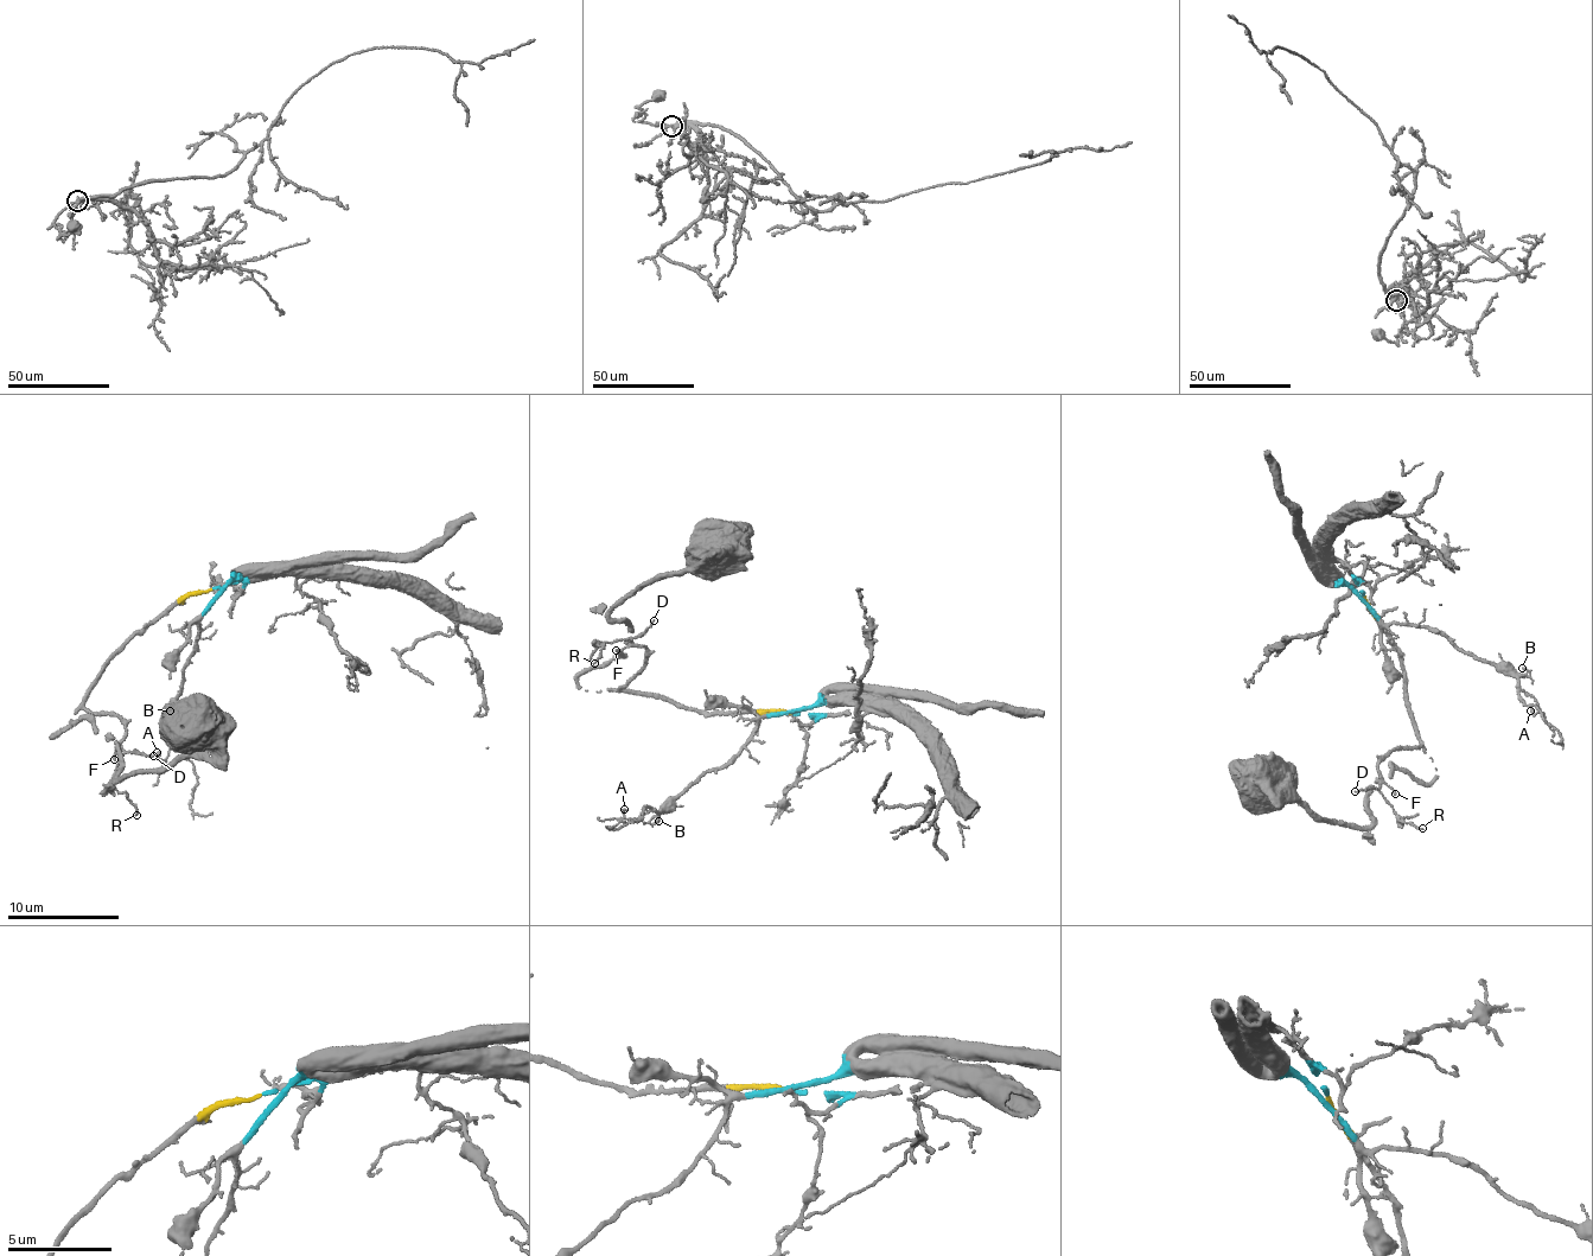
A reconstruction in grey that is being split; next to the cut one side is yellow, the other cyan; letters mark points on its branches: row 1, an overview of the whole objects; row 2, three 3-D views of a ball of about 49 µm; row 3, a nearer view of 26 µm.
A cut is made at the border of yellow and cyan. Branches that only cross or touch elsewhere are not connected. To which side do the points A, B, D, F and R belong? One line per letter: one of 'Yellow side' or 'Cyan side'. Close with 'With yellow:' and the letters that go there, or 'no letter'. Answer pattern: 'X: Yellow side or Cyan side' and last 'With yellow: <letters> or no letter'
A: Cyan side
B: Cyan side
D: Yellow side
F: Yellow side
R: Yellow side
With yellow: D, F, R

